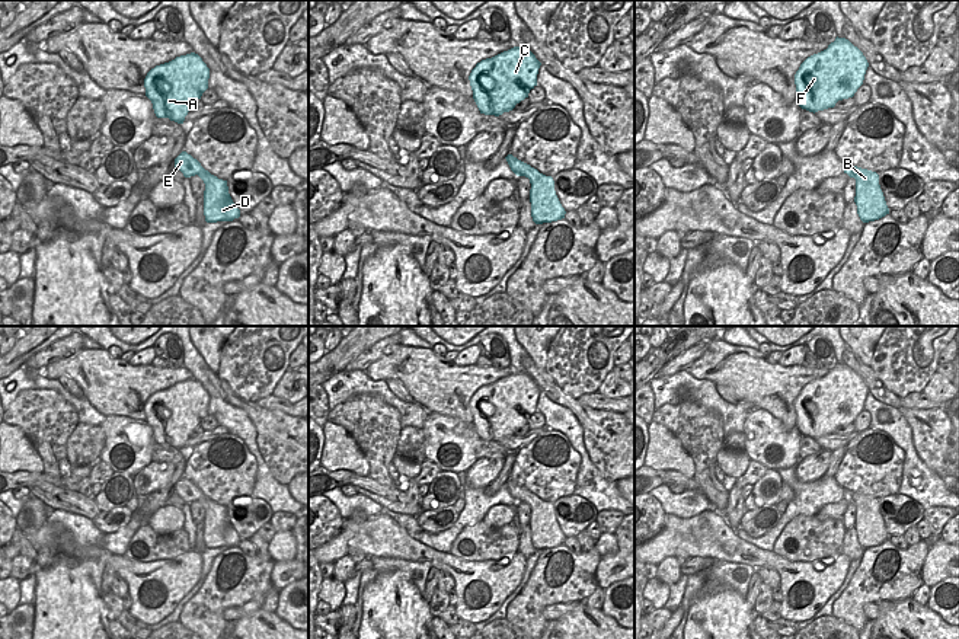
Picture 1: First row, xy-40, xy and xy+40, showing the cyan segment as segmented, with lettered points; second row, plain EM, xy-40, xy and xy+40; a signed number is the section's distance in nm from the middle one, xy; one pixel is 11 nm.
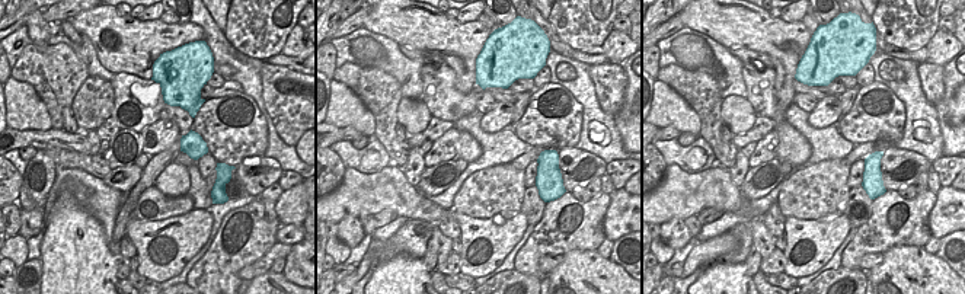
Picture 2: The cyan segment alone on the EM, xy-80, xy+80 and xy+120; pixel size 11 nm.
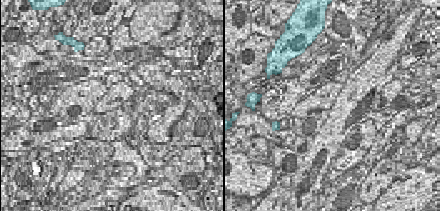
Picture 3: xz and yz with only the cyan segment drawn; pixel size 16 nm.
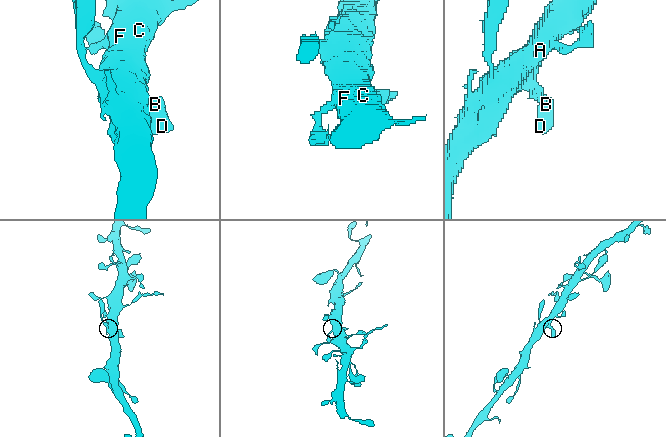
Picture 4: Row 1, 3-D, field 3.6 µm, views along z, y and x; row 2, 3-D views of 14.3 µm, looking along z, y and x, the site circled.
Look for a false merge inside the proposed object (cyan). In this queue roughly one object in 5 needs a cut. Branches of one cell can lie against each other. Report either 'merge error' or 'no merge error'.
no merge error

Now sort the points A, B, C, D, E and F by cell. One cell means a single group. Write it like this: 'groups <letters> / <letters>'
groups A B C D E F

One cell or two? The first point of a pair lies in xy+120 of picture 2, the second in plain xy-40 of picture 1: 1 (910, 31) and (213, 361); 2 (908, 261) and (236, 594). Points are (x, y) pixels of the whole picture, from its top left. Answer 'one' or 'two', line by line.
1: two
2: two

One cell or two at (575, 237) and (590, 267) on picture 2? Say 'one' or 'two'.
two

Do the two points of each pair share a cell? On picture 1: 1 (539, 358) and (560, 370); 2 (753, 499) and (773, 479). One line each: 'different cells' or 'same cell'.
1: different cells
2: same cell

